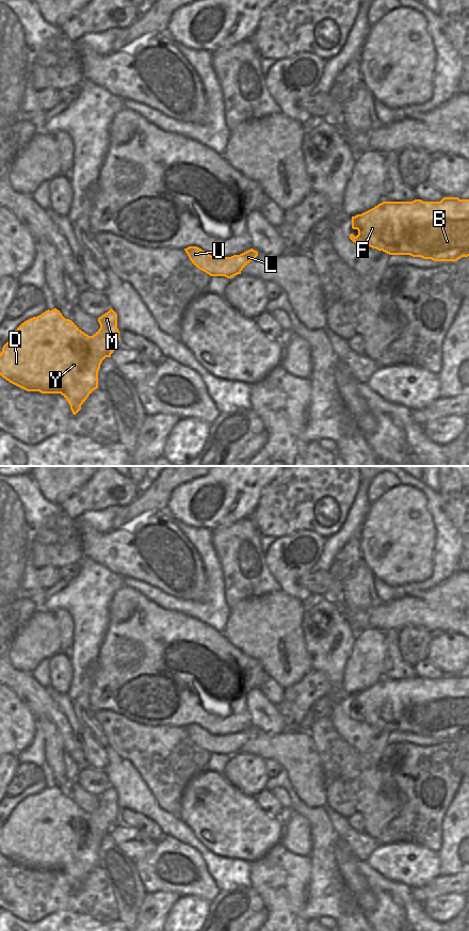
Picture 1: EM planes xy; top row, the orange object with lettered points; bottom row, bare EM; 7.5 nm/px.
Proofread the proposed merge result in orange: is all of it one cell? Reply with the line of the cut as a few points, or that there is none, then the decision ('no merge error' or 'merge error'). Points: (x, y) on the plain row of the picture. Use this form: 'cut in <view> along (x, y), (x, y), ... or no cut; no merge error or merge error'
no cut; no merge error

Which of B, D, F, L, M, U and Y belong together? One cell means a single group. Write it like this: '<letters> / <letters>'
B D F L M U Y

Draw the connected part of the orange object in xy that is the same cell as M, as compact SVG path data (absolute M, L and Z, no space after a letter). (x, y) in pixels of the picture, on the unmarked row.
M56 786L46 788L21 801L13 810L0 831L0 853L10 861L27 868L42 871L61 871L69 881L76 893L87 874L98 866L98 849L106 835L111 835L119 818L117 806L117 791L111 786L98 796L100 806L88 814L82 809L71 798L65 797Z

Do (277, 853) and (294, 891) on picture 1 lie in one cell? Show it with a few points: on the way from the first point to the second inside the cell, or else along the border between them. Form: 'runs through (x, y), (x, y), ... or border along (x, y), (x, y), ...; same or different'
runs through (278, 863), (279, 876), (285, 881); same

